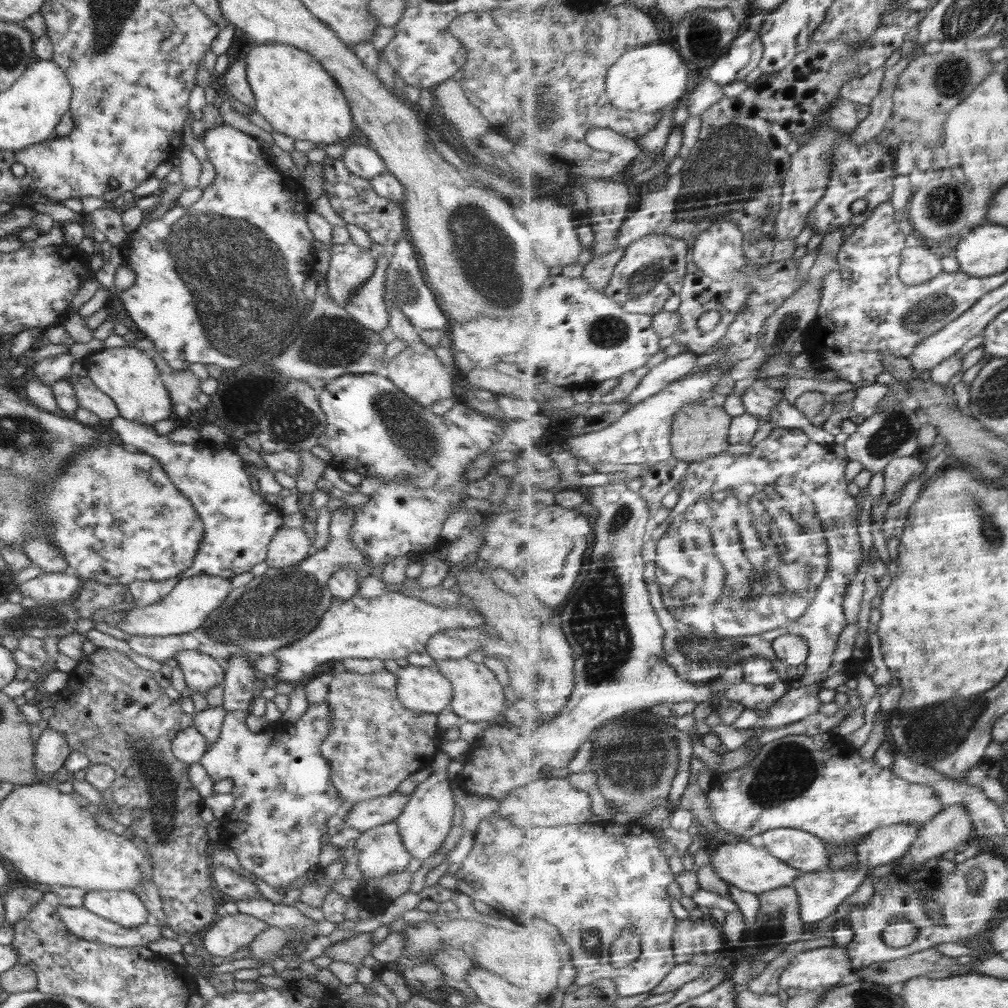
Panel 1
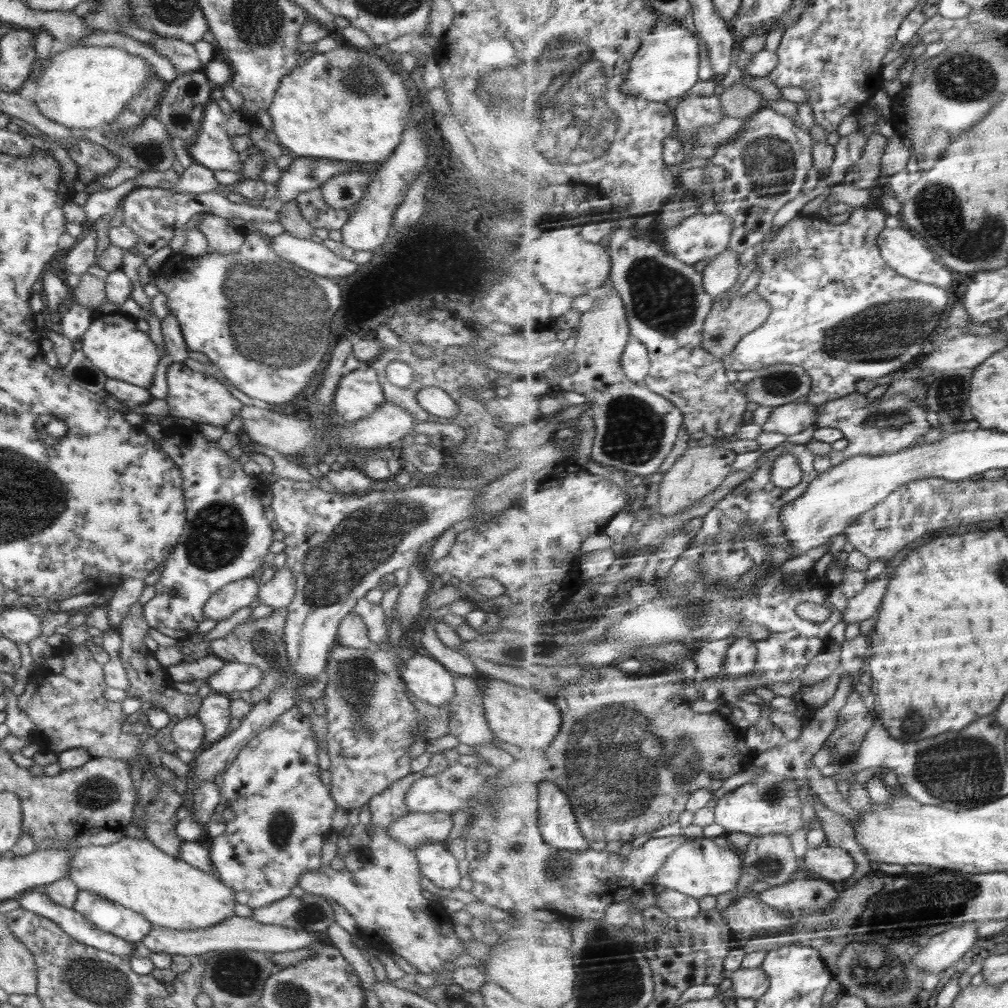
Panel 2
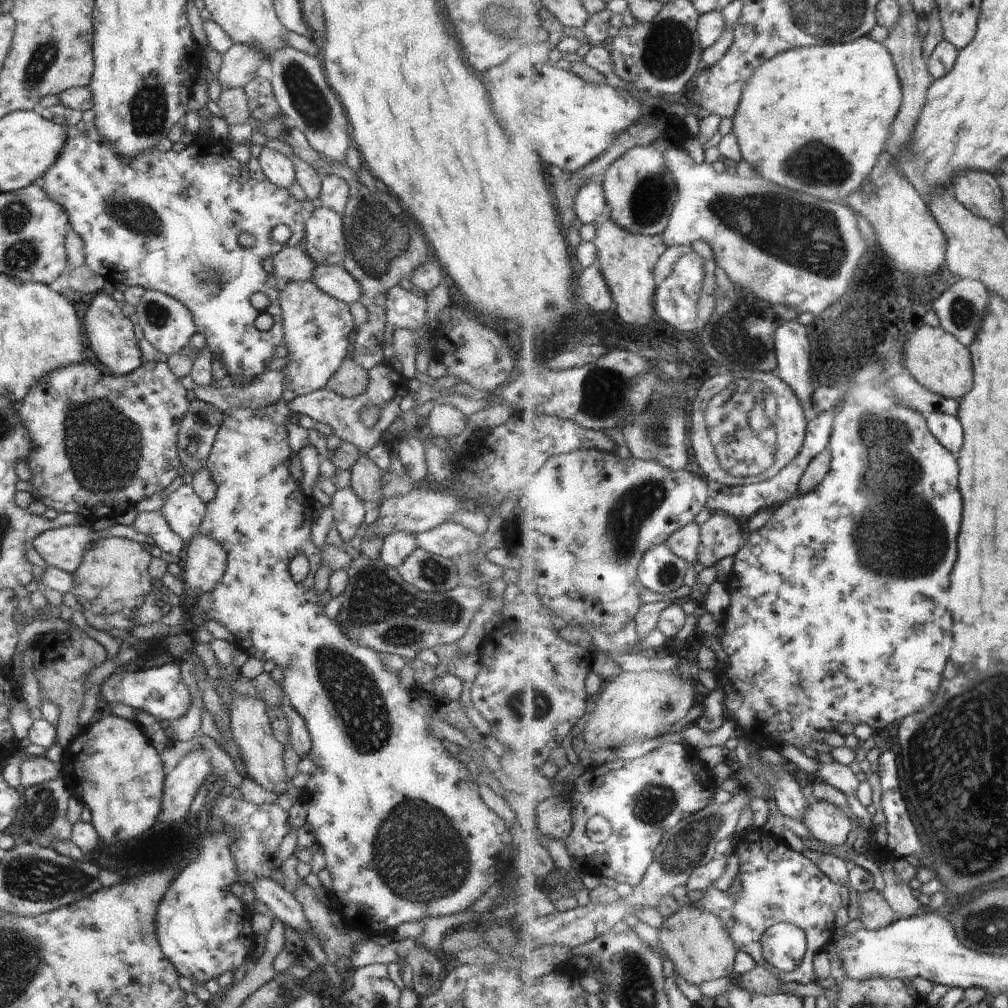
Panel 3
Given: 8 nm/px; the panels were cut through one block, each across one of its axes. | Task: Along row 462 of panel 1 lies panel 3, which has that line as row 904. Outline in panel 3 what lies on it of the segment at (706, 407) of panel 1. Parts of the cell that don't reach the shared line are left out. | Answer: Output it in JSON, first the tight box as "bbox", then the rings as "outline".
{"bbox":[655,900,741,985],"outline":[[[690,900],[686,906],[665,919],[663,926],[655,933],[656,944],[675,964],[675,976],[678,975],[690,985],[704,984],[719,978],[736,979],[736,960],[741,951],[732,938],[728,924],[716,914],[694,906]]]}

